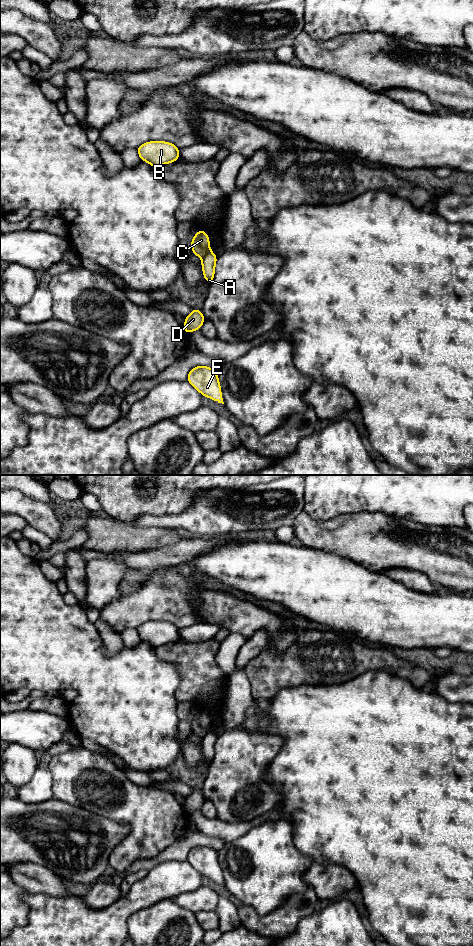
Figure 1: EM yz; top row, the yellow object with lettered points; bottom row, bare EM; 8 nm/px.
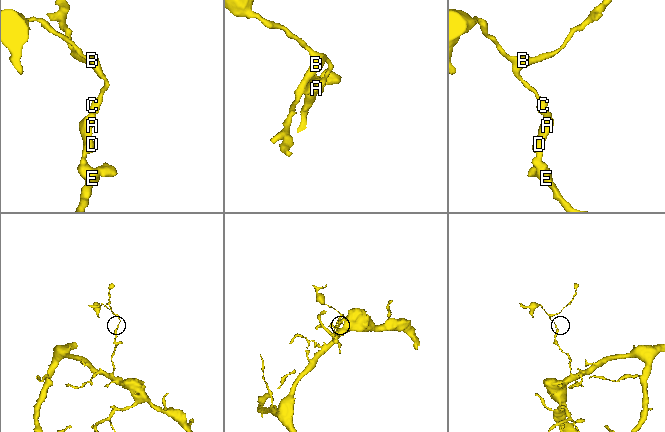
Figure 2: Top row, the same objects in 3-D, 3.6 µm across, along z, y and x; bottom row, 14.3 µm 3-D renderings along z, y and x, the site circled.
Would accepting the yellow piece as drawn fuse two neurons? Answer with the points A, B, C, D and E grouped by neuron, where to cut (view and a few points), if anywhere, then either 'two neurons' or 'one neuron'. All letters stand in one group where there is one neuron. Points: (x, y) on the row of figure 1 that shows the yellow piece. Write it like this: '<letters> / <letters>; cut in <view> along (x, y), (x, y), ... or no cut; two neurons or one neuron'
A D E / B C; cut in yz along (209, 250), (202, 259); two neurons

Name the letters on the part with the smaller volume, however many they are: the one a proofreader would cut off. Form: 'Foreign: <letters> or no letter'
Foreign: B, C

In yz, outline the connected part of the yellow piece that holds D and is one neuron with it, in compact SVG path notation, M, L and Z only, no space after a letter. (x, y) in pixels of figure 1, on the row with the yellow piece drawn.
M193 308L192 313L189 316L185 317L185 324L183 326L183 329L186 335L190 332L201 329L204 320L205 318L203 316L203 313L199 309Z

